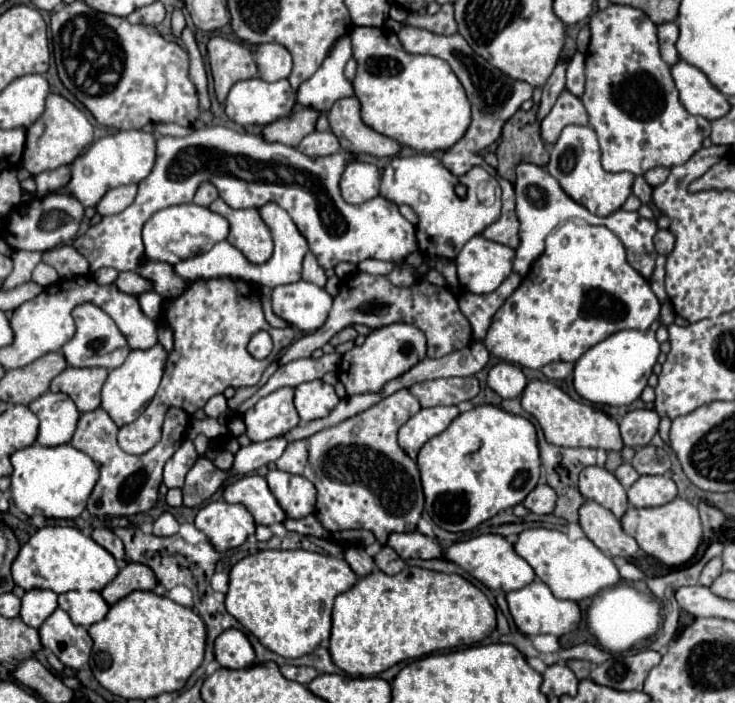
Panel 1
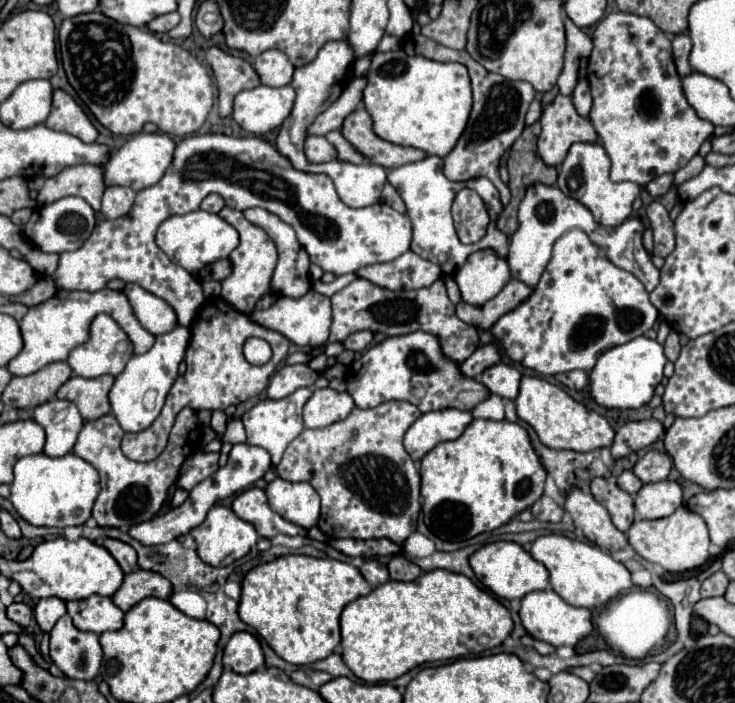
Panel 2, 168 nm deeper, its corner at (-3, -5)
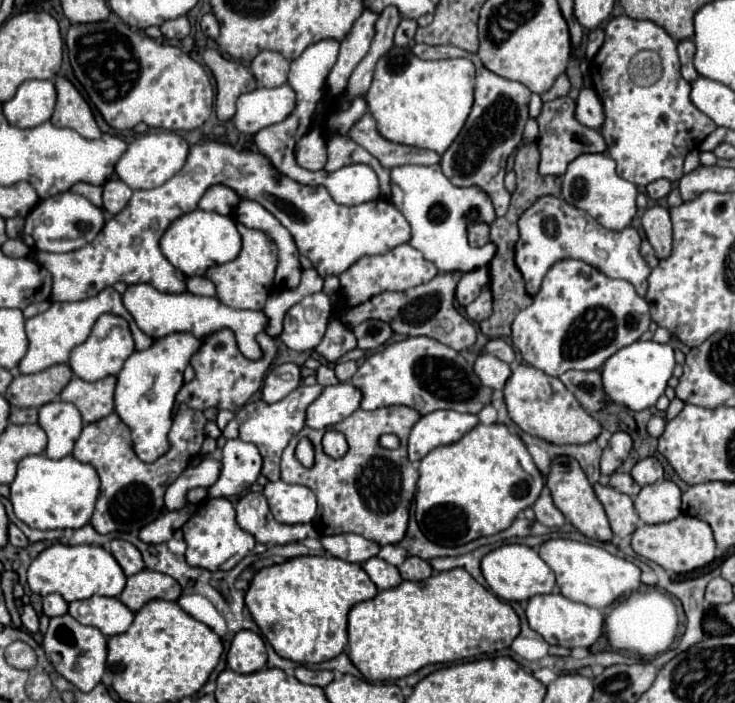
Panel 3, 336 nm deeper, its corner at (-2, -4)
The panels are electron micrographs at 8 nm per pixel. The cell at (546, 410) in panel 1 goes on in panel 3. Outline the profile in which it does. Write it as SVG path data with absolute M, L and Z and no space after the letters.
M531 365L513 367L511 377L505 383L505 405L513 423L517 423L525 433L557 445L589 443L601 433L599 421L583 411L571 391L567 391L557 377L549 377Z

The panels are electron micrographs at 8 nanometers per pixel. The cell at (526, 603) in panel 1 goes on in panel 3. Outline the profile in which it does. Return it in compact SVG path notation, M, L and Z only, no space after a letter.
M561 593L535 595L527 605L527 621L533 631L537 631L549 645L561 645L567 649L573 647L591 647L603 633L603 613L599 609L575 603Z

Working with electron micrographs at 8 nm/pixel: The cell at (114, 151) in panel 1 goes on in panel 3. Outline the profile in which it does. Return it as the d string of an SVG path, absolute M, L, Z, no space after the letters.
M149 131L145 135L139 135L129 145L129 149L119 159L115 173L131 189L155 189L163 185L167 179L171 179L177 171L181 171L181 167L187 161L187 155L189 155L189 143L181 135L169 131Z

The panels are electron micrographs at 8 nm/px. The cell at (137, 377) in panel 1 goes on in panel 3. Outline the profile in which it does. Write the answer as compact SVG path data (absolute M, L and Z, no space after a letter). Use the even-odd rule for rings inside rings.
M187 333L167 335L157 339L149 349L135 351L123 365L121 373L117 375L117 389L115 389L115 413L123 419L123 423L131 429L133 449L135 455L145 461L153 463L161 455L169 451L169 429L171 429L171 413L175 405L175 395L183 387L183 371L189 365L191 357L199 351L201 341ZM153 393L155 399L147 395Z

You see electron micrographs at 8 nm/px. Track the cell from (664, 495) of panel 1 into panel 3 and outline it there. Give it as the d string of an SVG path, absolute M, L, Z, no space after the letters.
M667 479L645 485L635 497L635 509L643 523L667 523L681 515L681 489Z

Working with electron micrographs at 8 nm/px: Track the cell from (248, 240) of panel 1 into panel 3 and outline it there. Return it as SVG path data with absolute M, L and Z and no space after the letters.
M237 223L237 229L243 237L243 249L241 249L239 257L233 259L231 263L211 267L205 273L205 277L215 283L217 299L221 303L225 303L227 307L261 311L269 293L273 291L273 277L275 277L275 267L277 267L277 247L263 231L247 229L241 223Z

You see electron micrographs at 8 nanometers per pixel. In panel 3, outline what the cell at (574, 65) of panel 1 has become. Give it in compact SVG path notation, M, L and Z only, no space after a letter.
M583 89L579 93L577 99L577 111L575 111L579 123L601 131L603 123L605 123L605 111L603 111L603 103L599 99L599 95L593 89Z

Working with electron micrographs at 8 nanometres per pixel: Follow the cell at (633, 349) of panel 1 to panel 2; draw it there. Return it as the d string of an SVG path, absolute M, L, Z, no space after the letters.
M638 336L626 344L606 350L590 370L590 396L604 408L640 408L650 402L654 388L662 380L666 364L664 348L646 336Z

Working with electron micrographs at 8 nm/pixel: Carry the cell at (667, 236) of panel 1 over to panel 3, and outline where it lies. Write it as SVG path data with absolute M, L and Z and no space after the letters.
M653 205L645 211L643 219L641 219L643 231L647 235L647 241L651 243L651 247L657 253L657 259L665 259L671 253L671 219L669 219L669 211Z

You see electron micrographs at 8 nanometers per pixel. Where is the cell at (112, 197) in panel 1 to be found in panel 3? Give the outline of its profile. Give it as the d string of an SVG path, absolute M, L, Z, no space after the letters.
M111 179L103 185L103 207L109 213L119 213L131 199L131 189L121 179Z

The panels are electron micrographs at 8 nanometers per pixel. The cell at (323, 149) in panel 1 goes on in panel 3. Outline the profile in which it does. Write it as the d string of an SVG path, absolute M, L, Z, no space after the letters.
M315 127L299 139L299 143L295 145L295 161L309 171L321 171L325 167L327 151L321 129Z

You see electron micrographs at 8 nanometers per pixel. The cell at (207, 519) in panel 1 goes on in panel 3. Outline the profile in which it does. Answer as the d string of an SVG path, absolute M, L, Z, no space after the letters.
M223 497L201 501L189 521L183 525L183 537L187 543L187 563L191 567L201 567L207 571L233 569L255 547L253 535L247 535L247 531L243 531L235 521L233 503Z

